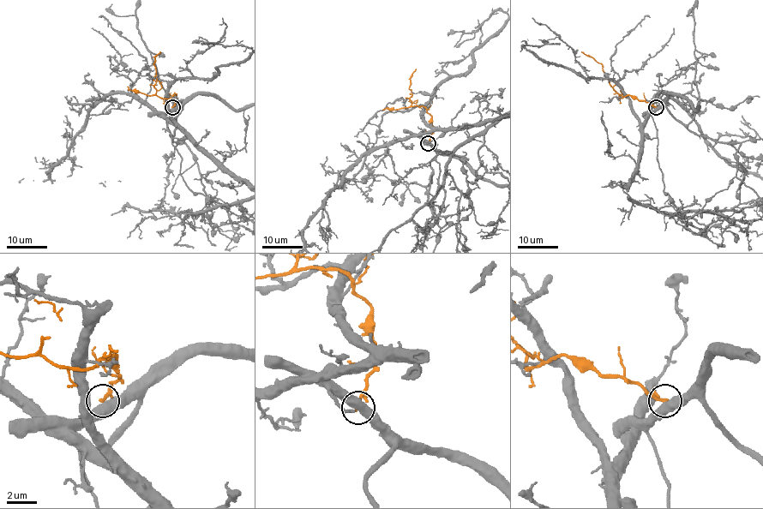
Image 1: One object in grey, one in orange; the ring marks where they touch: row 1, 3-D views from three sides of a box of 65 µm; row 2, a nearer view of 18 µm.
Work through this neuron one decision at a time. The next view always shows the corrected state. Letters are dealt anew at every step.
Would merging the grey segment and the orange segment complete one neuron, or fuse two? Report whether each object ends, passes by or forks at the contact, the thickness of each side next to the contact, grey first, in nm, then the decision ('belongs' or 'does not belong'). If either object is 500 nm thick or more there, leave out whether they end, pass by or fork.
calibres 500 and 120 nm; does not belong

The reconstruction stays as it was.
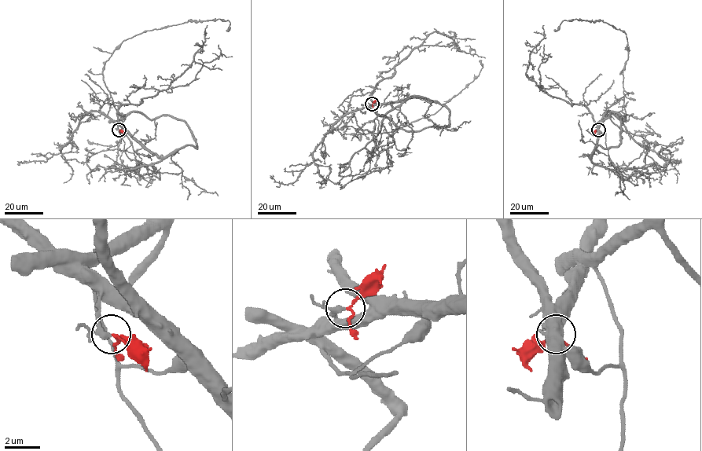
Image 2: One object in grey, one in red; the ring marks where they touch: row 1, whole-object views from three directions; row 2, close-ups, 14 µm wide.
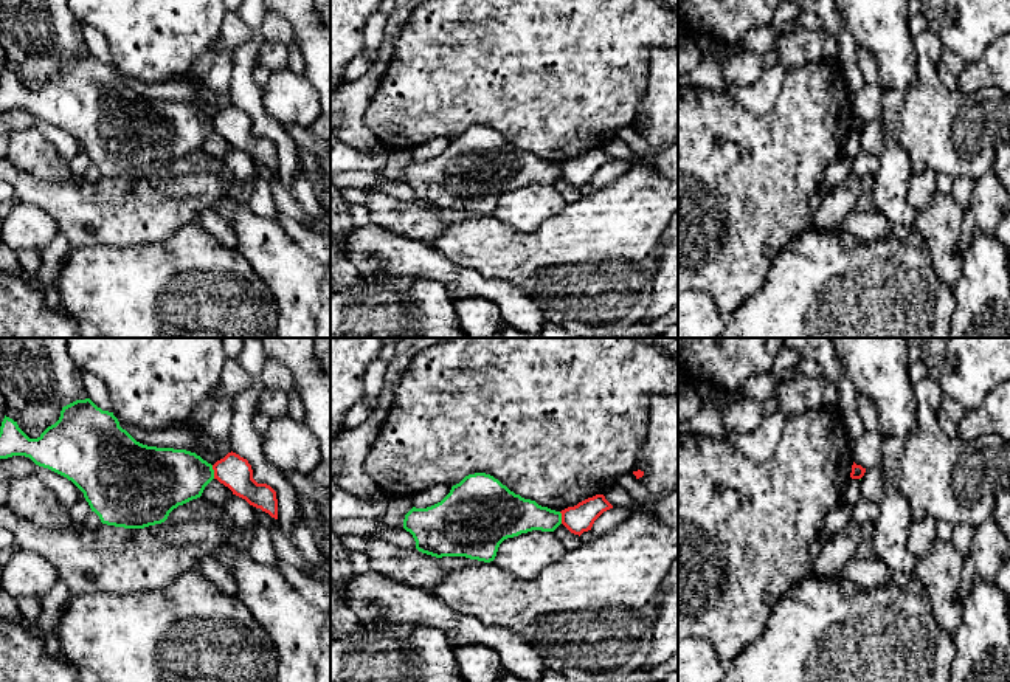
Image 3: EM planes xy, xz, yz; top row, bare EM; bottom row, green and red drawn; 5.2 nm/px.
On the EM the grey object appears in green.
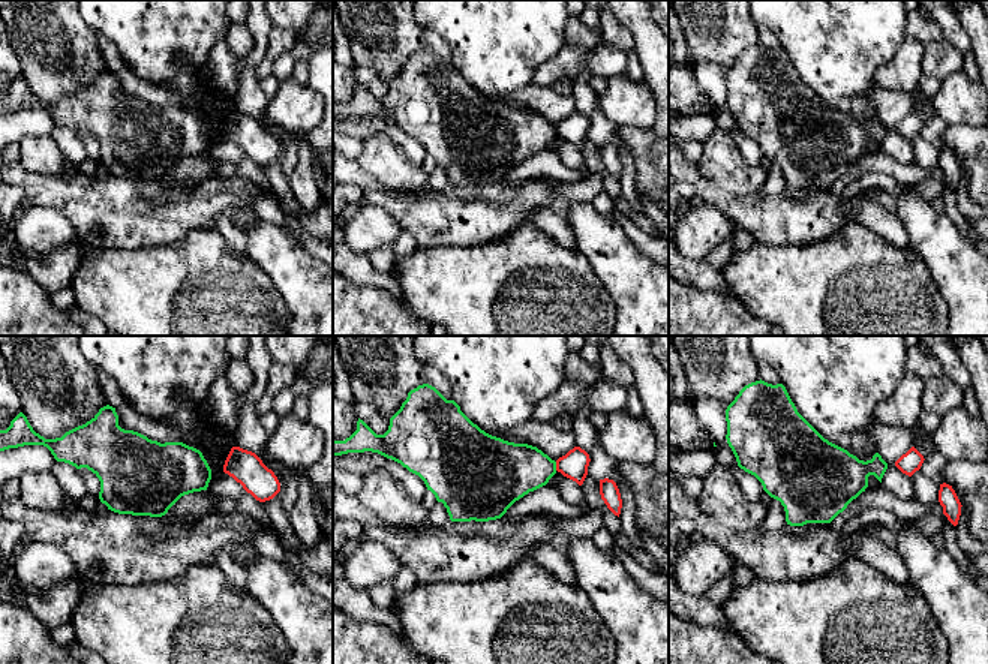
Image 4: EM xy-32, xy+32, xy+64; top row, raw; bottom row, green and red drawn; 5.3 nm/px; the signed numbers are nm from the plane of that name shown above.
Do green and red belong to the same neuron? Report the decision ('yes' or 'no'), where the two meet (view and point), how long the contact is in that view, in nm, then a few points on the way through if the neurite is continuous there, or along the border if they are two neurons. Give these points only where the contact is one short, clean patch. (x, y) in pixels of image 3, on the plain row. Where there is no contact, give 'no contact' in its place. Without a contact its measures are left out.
no; meets green in xy at (213, 124); contact 70 nm long; border along xy (211, 118), (214, 130)

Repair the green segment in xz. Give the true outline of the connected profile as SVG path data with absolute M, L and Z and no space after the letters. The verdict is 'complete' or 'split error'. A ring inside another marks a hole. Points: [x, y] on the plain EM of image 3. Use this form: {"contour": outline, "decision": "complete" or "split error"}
{"contour": "M486 126L465 129L441 155L413 160L403 172L419 205L484 215L495 212L504 192L532 183L554 184L560 177L560 164L515 147Z", "decision": "complete"}

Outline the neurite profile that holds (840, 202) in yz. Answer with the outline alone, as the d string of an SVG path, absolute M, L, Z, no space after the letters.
M852 172L824 195L819 209L811 214L811 228L836 231L841 222L855 209L861 194L861 178Z

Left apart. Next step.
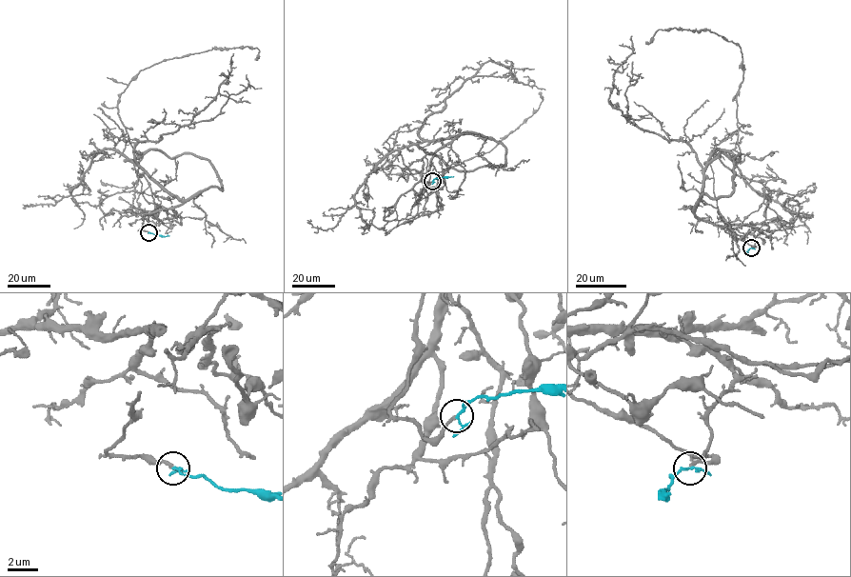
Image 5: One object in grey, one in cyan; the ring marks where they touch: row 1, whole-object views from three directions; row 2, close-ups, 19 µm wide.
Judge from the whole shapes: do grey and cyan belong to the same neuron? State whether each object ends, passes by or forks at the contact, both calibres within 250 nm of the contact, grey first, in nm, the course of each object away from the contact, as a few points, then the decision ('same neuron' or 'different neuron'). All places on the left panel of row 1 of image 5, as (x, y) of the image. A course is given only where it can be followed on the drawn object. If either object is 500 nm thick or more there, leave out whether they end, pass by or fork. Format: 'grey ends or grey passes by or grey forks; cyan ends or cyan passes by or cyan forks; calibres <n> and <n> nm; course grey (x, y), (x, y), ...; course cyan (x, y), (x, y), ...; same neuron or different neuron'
grey ends; cyan forks; calibres 220 and 120 nm; course grey (148, 232), (141, 214), (161, 201), (137, 174), (119, 95), (167, 59), (246, 47), (255, 60); course cyan (148, 232), (169, 235); same neuron

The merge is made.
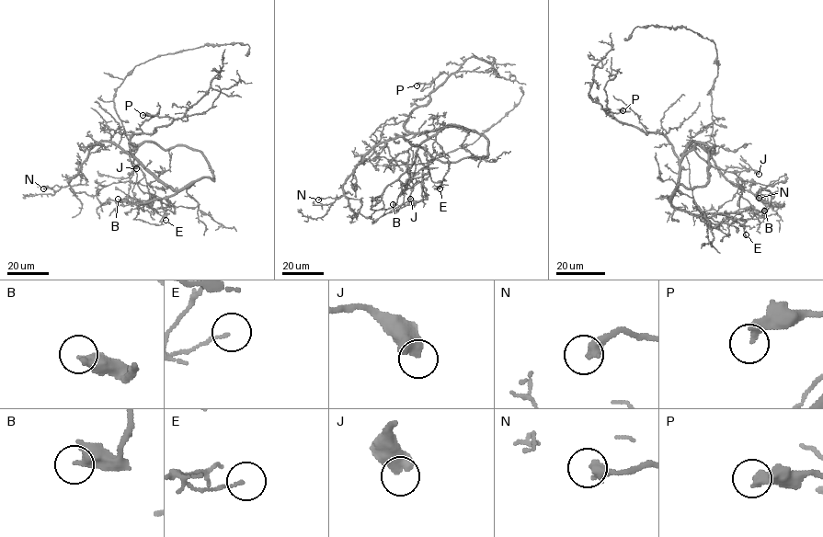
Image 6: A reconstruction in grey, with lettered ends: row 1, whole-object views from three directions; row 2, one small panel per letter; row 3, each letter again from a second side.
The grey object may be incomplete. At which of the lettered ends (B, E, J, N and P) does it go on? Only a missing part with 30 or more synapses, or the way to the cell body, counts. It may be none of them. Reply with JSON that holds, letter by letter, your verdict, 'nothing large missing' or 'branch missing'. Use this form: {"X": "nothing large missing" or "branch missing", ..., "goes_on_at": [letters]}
{"B": "nothing large missing", "E": "nothing large missing", "J": "nothing large missing", "N": "nothing large missing", "P": "nothing large missing", "goes_on_at": []}

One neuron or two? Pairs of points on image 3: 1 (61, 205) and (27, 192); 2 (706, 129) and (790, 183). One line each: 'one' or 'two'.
1: one
2: one

